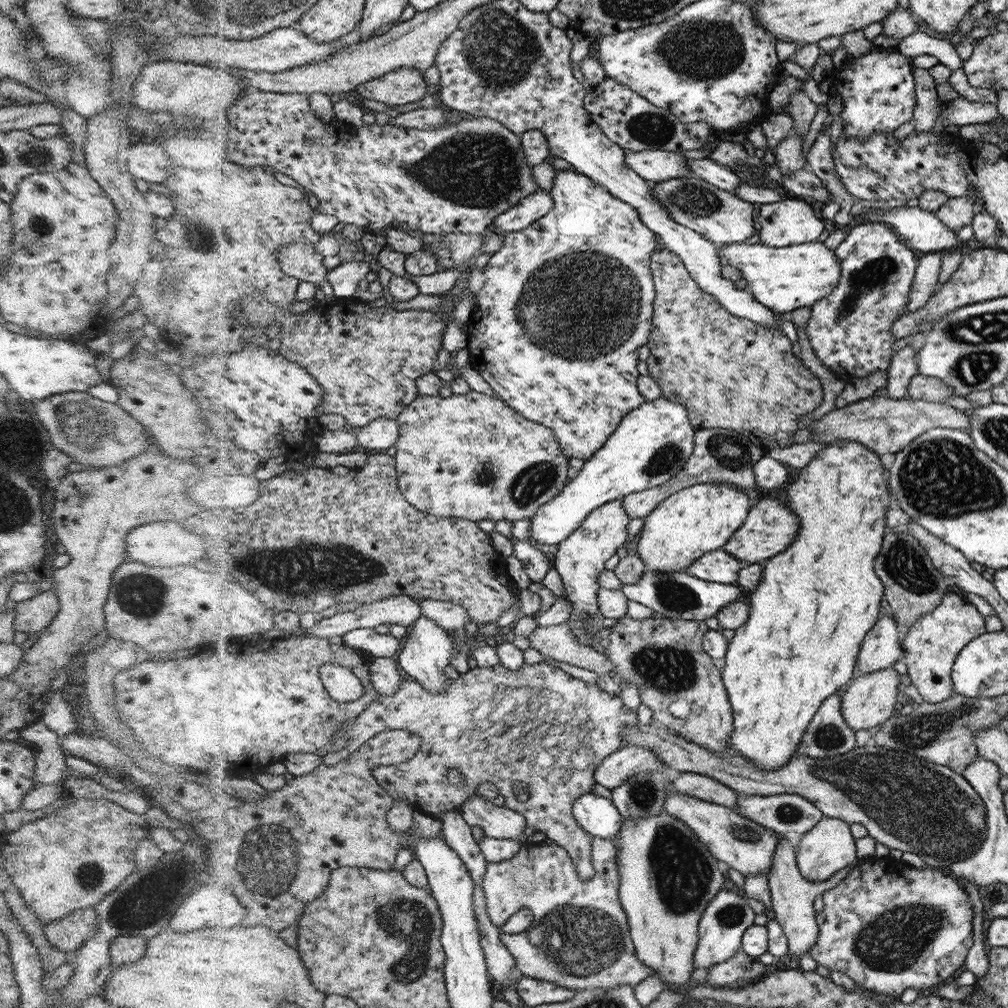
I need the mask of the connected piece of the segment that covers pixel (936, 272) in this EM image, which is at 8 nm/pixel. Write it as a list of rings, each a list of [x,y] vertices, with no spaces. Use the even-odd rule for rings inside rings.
[[[938,251],[926,253],[923,258],[920,258],[916,282],[913,282],[911,286],[911,294],[908,295],[908,306],[906,306],[905,312],[901,316],[920,310],[935,294],[937,284],[939,283],[942,258]]]

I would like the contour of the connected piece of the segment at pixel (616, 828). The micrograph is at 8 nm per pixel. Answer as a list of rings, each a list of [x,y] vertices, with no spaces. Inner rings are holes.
[[[593,792],[581,794],[572,810],[579,825],[592,837],[613,841],[619,835],[623,818],[608,798]]]

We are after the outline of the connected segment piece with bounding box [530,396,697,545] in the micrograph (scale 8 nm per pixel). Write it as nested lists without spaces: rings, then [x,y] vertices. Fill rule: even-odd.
[[[663,396],[653,401],[646,400],[638,409],[623,418],[619,428],[611,434],[607,444],[597,450],[595,456],[585,461],[578,475],[568,481],[559,496],[536,511],[530,518],[532,529],[530,536],[542,544],[560,544],[574,533],[592,510],[598,509],[607,502],[627,497],[629,494],[660,486],[676,477],[685,468],[689,458],[695,452],[696,428],[691,422],[689,412],[682,403],[672,402]]]

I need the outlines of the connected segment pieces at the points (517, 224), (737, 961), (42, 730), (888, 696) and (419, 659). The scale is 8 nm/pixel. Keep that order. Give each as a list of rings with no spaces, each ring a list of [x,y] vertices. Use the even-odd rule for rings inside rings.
[[[539,189],[523,198],[506,213],[496,217],[492,230],[504,233],[522,231],[528,228],[531,222],[546,216],[553,206],[553,198],[549,191]]]
[[[744,951],[736,953],[726,962],[718,963],[707,970],[705,985],[710,987],[730,988],[752,983],[754,978],[763,978],[766,965],[758,958]]]
[[[42,720],[19,731],[21,741],[35,747],[34,788],[38,785],[62,784],[66,779],[65,756],[56,733],[48,729]]]
[[[892,666],[870,674],[859,674],[852,679],[850,685],[842,692],[840,704],[840,710],[848,726],[855,731],[875,730],[886,723],[893,716],[892,711],[901,704],[905,704],[902,700],[900,684],[900,675]]]
[[[424,615],[411,627],[408,642],[399,656],[399,664],[408,675],[421,682],[428,690],[436,694],[442,694],[451,688],[453,679],[447,675],[447,668],[454,662],[454,650],[456,642],[452,632],[442,628],[435,620]]]

